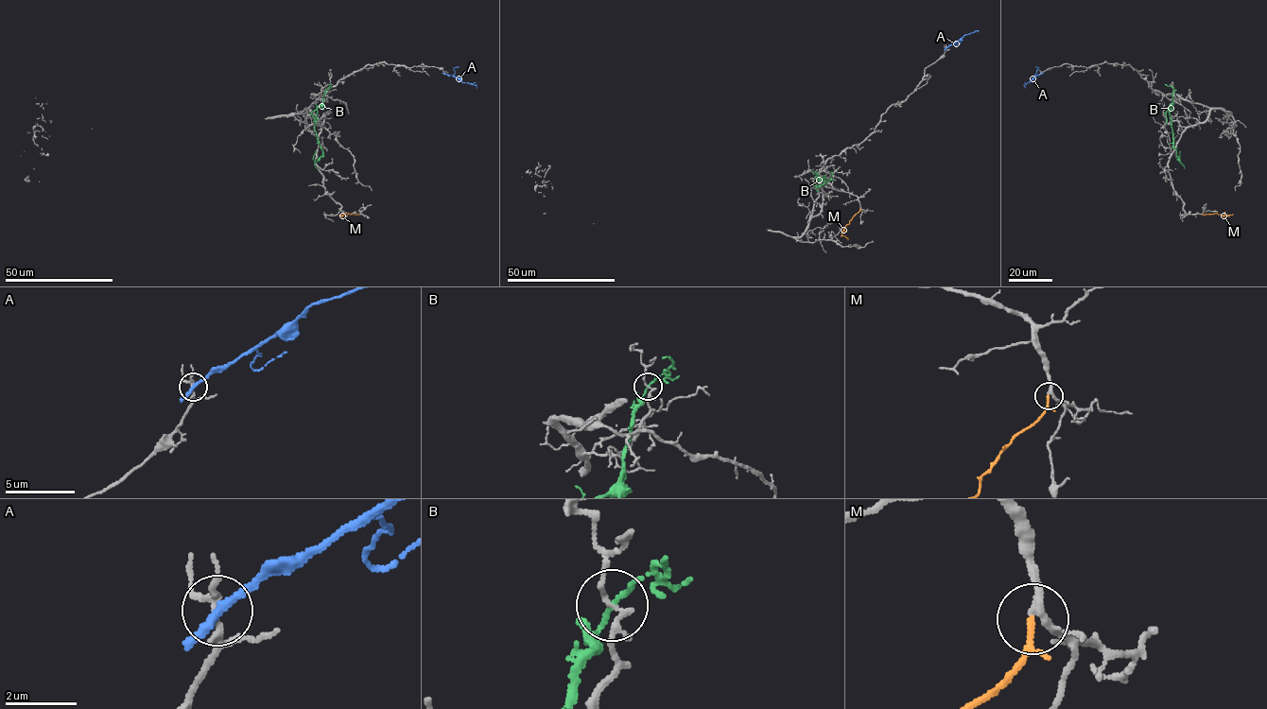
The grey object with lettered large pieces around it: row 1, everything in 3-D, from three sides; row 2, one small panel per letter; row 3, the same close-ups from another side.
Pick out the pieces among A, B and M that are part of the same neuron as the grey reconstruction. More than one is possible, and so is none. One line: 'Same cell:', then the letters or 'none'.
Same cell: M

